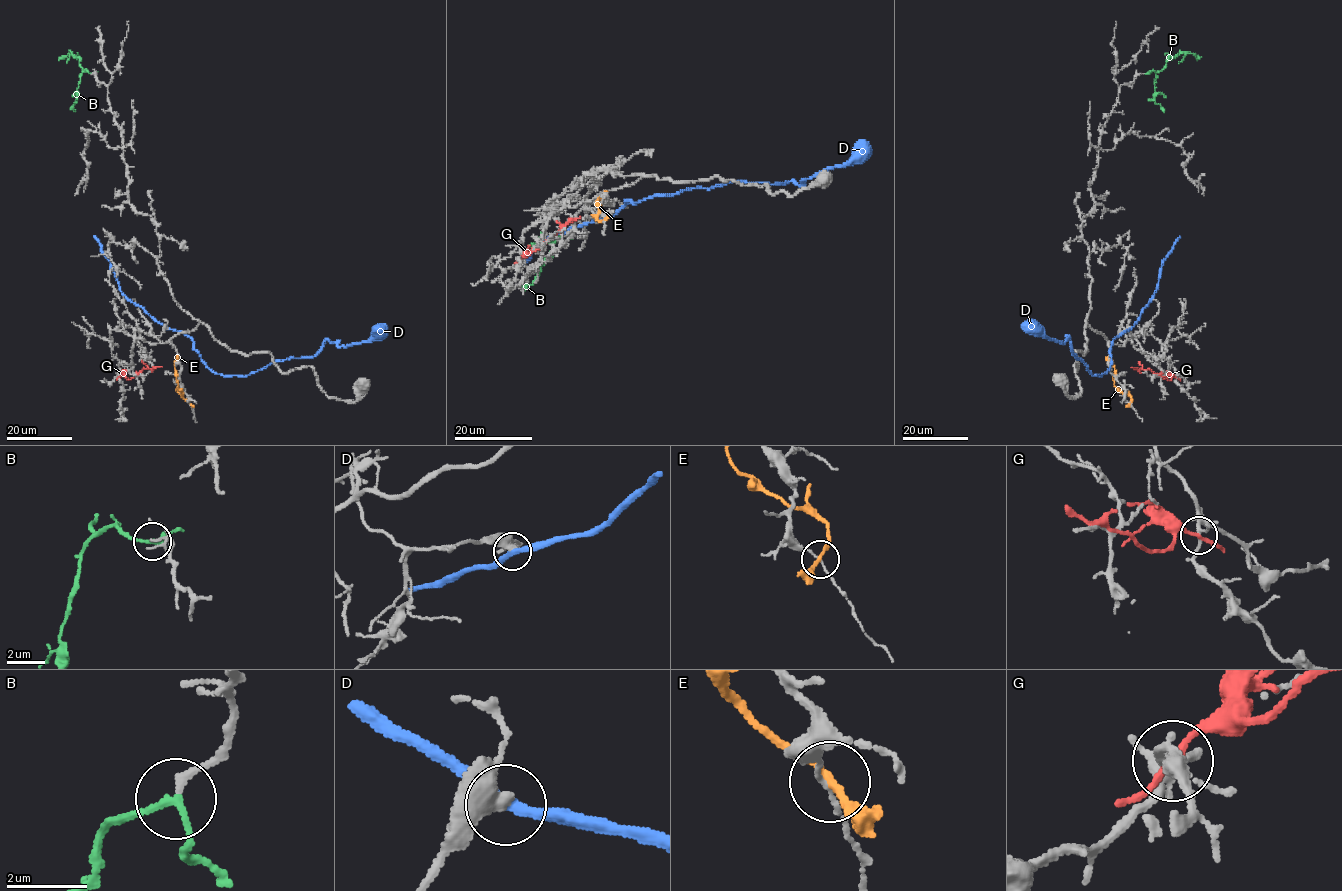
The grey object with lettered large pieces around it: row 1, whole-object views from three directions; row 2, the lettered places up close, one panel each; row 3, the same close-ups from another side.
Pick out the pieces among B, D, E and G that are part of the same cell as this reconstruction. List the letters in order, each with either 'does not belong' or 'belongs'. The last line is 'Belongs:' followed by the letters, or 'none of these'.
B: belongs
D: does not belong
E: does not belong
G: does not belong
Belongs: B

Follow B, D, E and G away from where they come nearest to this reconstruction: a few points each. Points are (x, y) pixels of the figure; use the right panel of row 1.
B: (1145, 74), (1164, 68), (1166, 61), (1180, 53), (1192, 53), (1196, 60)
D: (1130, 328), (1113, 339), (1110, 367), (1096, 375), (1075, 357), (1067, 335), (1064, 342), (1053, 340), (1025, 323)
E: (1130, 403), (1129, 395), (1114, 386), (1115, 366), (1106, 356)
G: (1176, 377), (1168, 380), (1150, 369), (1131, 368)

